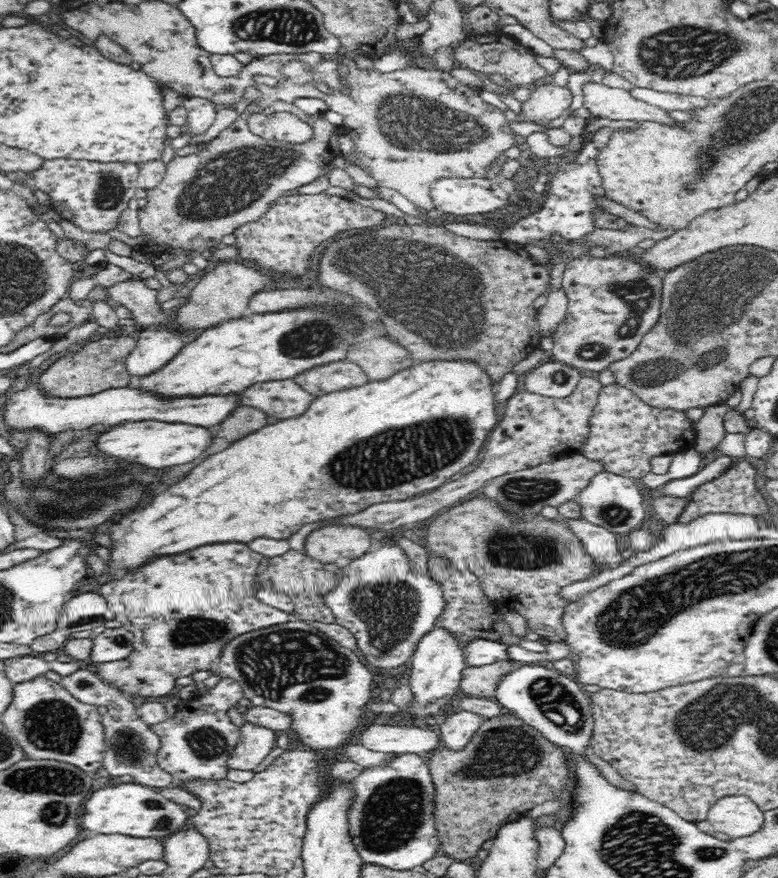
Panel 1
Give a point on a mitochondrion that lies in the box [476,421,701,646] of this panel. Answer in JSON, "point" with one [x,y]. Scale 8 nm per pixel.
{"point":[504,548]}

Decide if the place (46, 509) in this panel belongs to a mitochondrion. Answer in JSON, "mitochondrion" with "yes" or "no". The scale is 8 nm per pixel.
{"mitochondrion":"yes"}

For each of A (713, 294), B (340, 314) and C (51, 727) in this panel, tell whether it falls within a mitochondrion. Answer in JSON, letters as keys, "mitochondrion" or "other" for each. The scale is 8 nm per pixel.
{"A":"mitochondrion","B":"mitochondrion","C":"mitochondrion"}

